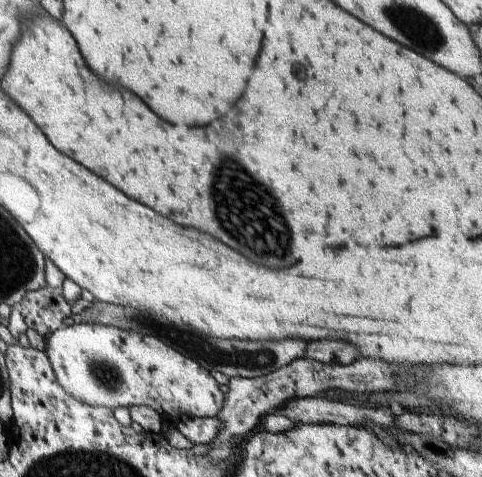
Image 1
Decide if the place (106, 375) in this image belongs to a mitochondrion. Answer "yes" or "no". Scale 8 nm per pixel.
yes

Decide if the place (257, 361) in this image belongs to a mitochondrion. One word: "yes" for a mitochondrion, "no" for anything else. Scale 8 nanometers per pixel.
yes

